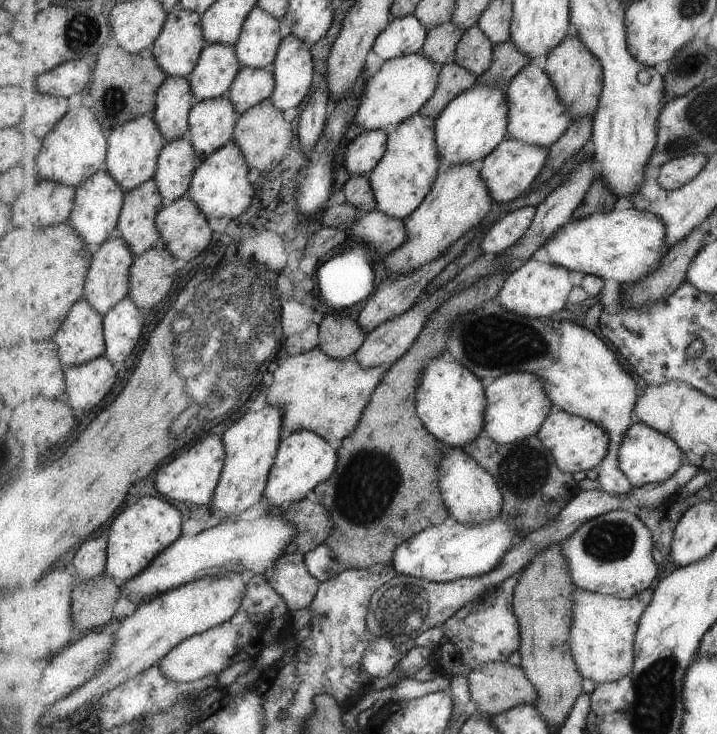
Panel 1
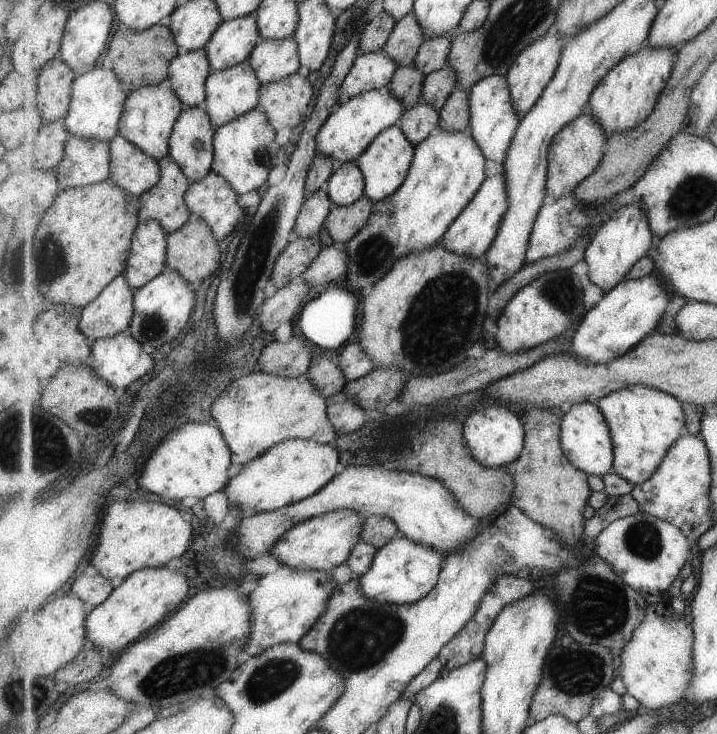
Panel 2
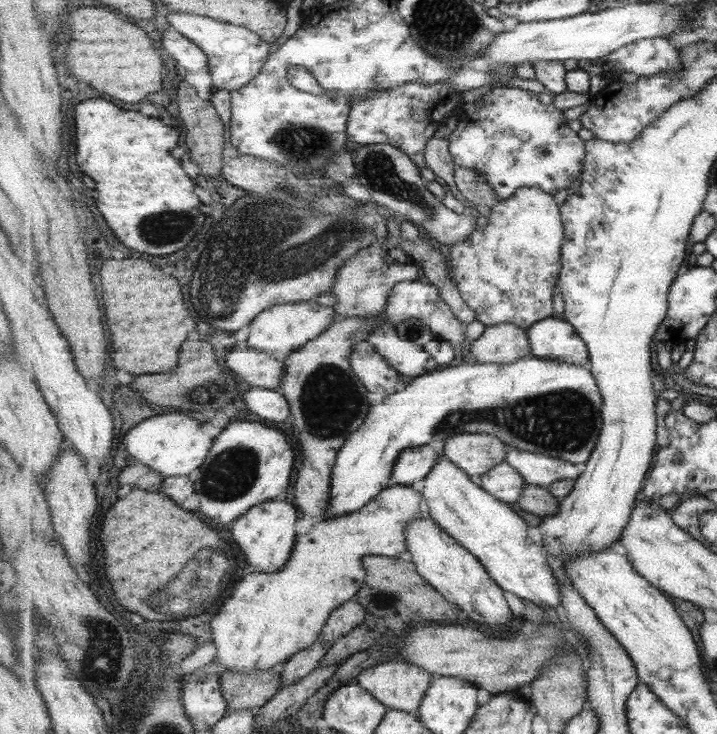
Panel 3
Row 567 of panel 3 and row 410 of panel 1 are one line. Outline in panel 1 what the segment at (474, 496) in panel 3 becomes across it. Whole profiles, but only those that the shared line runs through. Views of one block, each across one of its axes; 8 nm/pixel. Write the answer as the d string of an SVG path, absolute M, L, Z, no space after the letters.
M513 372L495 379L487 390L485 428L497 444L513 444L536 435L551 411L555 410L551 398L545 392L545 380L533 372Z

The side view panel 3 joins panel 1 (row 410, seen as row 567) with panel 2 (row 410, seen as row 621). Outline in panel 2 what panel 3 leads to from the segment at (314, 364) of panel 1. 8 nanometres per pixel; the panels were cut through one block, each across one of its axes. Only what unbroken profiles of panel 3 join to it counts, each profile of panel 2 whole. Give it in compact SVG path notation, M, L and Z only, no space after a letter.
M259 370L235 380L213 404L211 414L232 449L232 463L245 466L286 440L307 439L338 445L339 434L329 420L328 399L306 375L289 378Z

